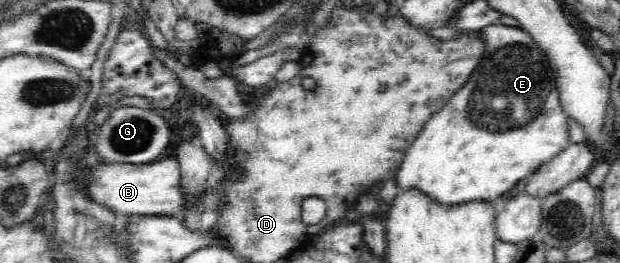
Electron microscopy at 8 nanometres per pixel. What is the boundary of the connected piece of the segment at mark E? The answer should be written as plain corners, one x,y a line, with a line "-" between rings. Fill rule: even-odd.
499,23
487,25
487,27
479,29
476,35
479,36
479,40
483,44
481,61
477,62
477,65
473,68
471,75
461,86
461,89
445,103
445,107
439,113
435,113
429,119
429,123
423,127
423,130
417,135
417,139
407,149
398,173
395,175
400,190
409,188
420,189
441,204
464,204
473,200
487,200
493,203
497,197
507,196
507,193
510,193
519,181
524,181
530,175
533,175
540,165
551,161
553,157
561,153
561,150
567,149
572,143
571,138
569,138
568,118
561,112
560,99
558,98
557,92
554,91
555,79
553,70
549,65
545,53
537,46
537,43
530,35
521,28
513,29
500,25

